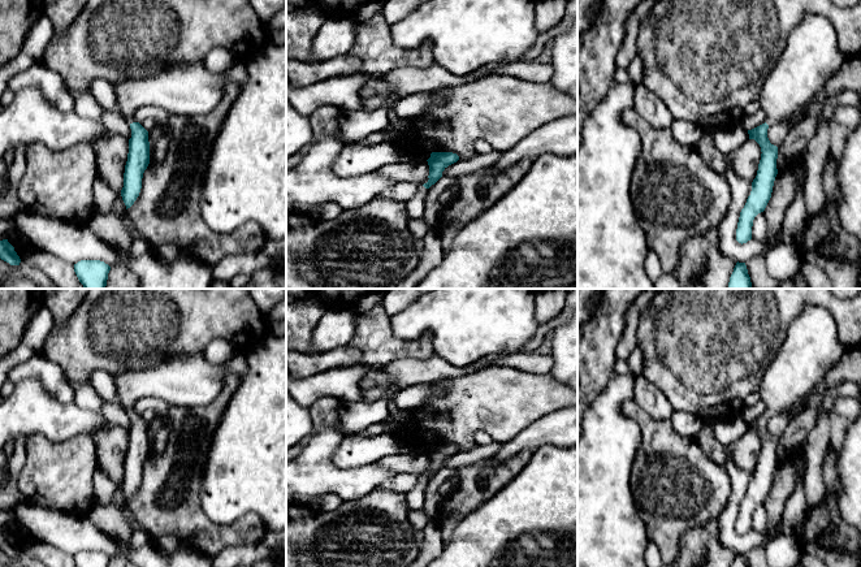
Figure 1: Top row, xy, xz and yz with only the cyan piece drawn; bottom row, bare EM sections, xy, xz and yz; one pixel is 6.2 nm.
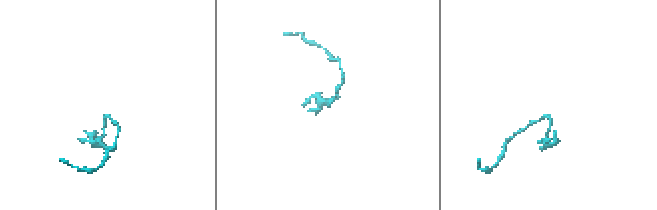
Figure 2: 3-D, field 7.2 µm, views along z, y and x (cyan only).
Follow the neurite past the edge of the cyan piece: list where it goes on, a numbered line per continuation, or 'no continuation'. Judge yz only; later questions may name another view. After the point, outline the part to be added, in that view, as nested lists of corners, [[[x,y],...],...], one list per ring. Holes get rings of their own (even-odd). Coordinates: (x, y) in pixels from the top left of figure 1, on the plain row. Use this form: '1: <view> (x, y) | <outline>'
1: yz (810, 349) | [[[805,304],[805,306],[802,307],[800,315],[796,316],[796,317],[793,319],[793,321],[789,324],[788,330],[787,330],[787,334],[786,334],[786,338],[784,338],[784,342],[783,342],[783,345],[780,346],[780,349],[776,351],[774,360],[773,360],[773,362],[769,364],[769,367],[763,371],[763,376],[762,376],[762,380],[761,380],[761,382],[760,382],[758,393],[760,393],[760,395],[761,395],[761,401],[766,404],[766,415],[767,415],[767,416],[776,416],[776,415],[784,415],[784,416],[787,416],[784,412],[786,412],[787,410],[789,410],[792,406],[797,404],[802,398],[805,398],[805,397],[808,395],[808,393],[809,393],[812,389],[814,389],[814,388],[823,380],[823,377],[826,376],[826,373],[841,359],[841,356],[844,355],[844,352],[845,352],[845,349],[844,349],[844,347],[841,346],[841,343],[839,342],[836,323],[835,323],[835,320],[834,320],[834,317],[831,316],[831,313],[830,313],[828,311],[826,311],[825,308],[822,308],[822,307],[812,306],[812,304]],[[787,416],[787,417],[788,417],[789,420],[792,419],[792,417],[789,417],[789,416]]]

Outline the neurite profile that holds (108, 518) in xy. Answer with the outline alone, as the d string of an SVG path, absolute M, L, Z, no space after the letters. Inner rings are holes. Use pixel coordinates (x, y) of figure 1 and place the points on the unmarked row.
M120 486L109 503L95 503L87 515L96 528L118 542L127 542L134 532L130 521L122 512L125 502L126 497Z

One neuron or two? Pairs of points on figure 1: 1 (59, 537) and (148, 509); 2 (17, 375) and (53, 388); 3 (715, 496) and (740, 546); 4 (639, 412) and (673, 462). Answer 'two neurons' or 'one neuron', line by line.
1: two neurons
2: one neuron
3: two neurons
4: one neuron

